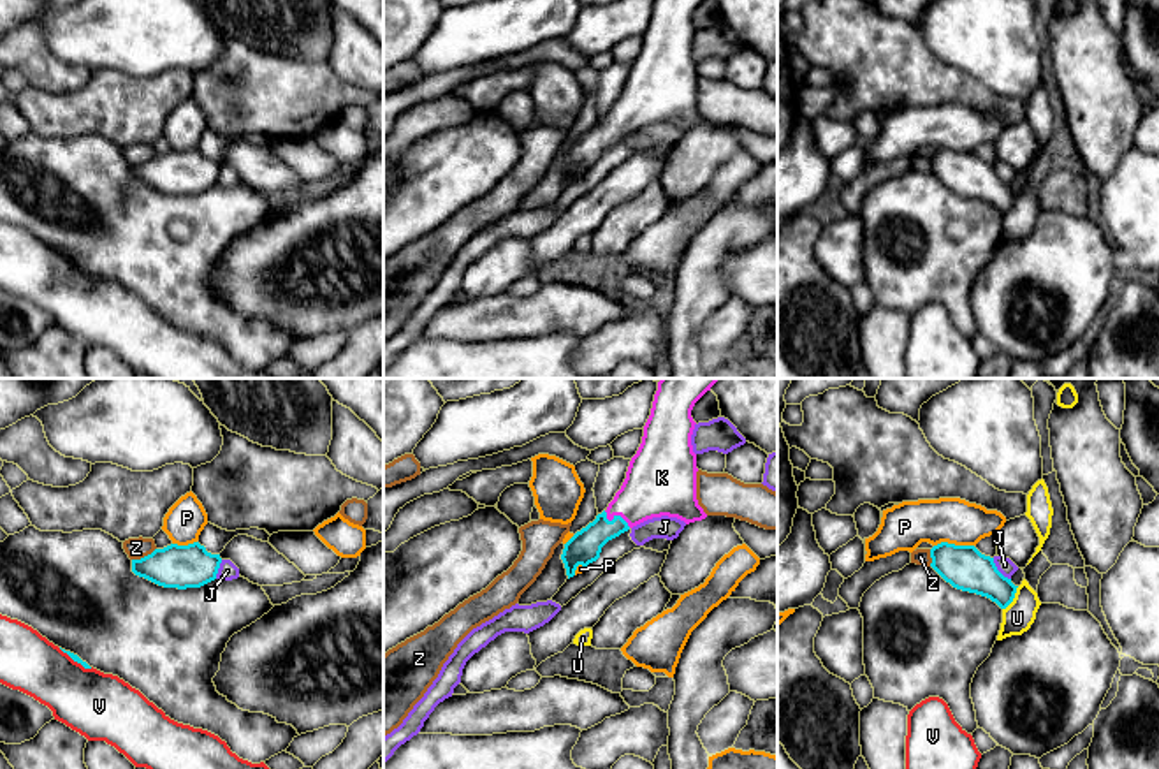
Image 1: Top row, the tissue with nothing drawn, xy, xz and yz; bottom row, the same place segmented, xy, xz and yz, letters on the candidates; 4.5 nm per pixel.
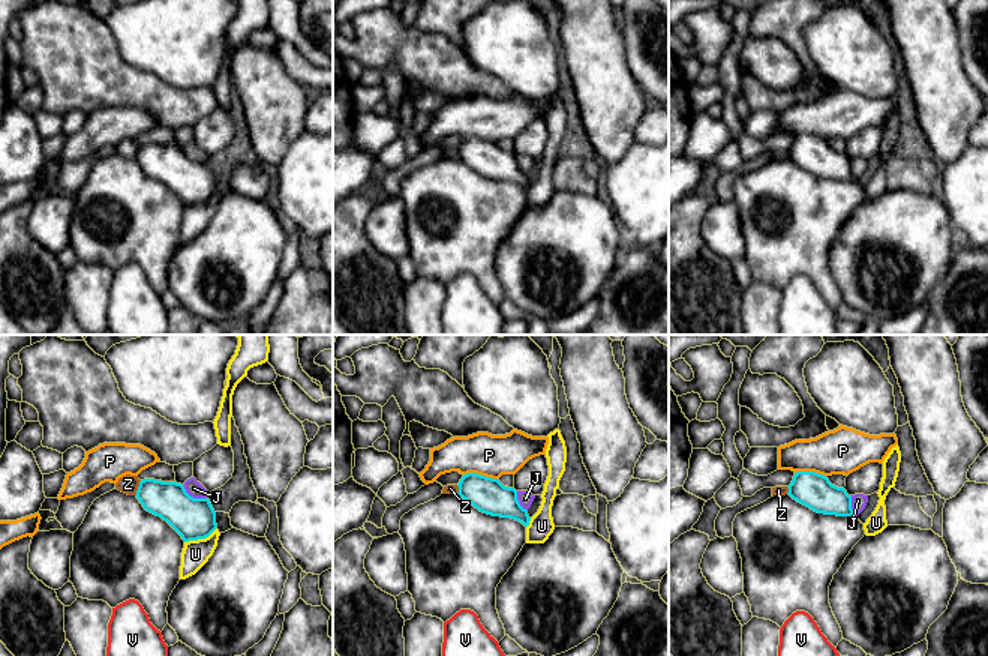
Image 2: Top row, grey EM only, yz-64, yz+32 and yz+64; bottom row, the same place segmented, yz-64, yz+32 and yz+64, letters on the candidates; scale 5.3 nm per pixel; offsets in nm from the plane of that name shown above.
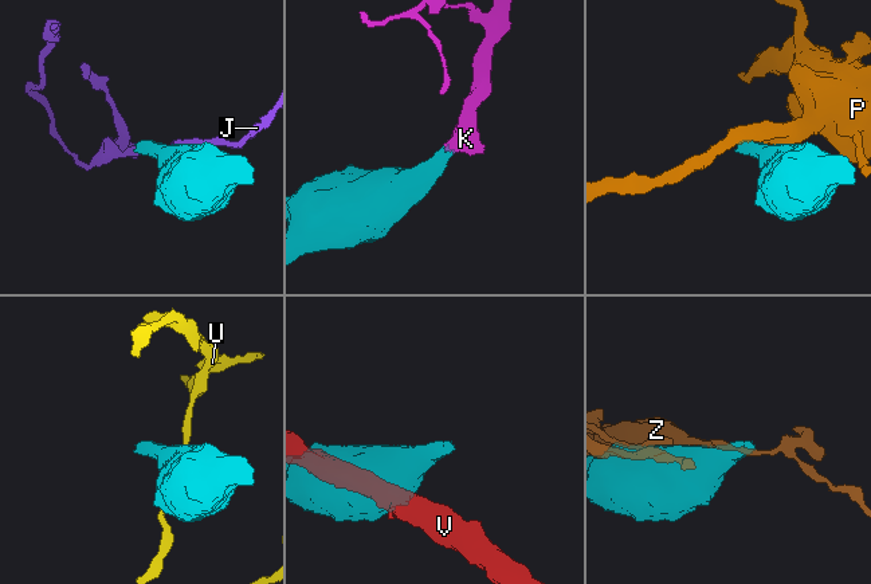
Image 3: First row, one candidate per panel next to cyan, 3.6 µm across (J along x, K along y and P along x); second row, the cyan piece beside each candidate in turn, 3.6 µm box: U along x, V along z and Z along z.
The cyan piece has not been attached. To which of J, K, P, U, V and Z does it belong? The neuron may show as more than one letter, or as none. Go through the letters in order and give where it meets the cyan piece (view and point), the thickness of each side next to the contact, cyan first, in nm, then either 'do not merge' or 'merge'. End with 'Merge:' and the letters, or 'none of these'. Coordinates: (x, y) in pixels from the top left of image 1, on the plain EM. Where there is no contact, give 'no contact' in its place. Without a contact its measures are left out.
J: yz (998, 176) | 200/80 nm | do not merge
K: xz (616, 122) | 150/300 nm | merge
P: yz (954, 150) | 200/220 nm | do not merge
U: yz (1013, 203) | 190/140 nm | do not merge
V: xy (76, 266) | 30/300 nm | do not merge
Z: xy (145, 162) | 200/100 nm | do not merge
Merge: K

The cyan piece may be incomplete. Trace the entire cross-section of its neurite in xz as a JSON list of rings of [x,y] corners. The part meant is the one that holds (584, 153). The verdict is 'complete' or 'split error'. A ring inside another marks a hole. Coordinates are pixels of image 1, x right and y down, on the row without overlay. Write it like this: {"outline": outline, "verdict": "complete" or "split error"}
{"outline": [[[654,0],[642,49],[626,84],[609,113],[566,150],[561,165],[568,185],[579,171],[600,164],[601,153],[652,123],[677,123],[686,130],[707,123],[696,106],[696,60],[691,16],[703,0]]], "verdict": "split error"}

